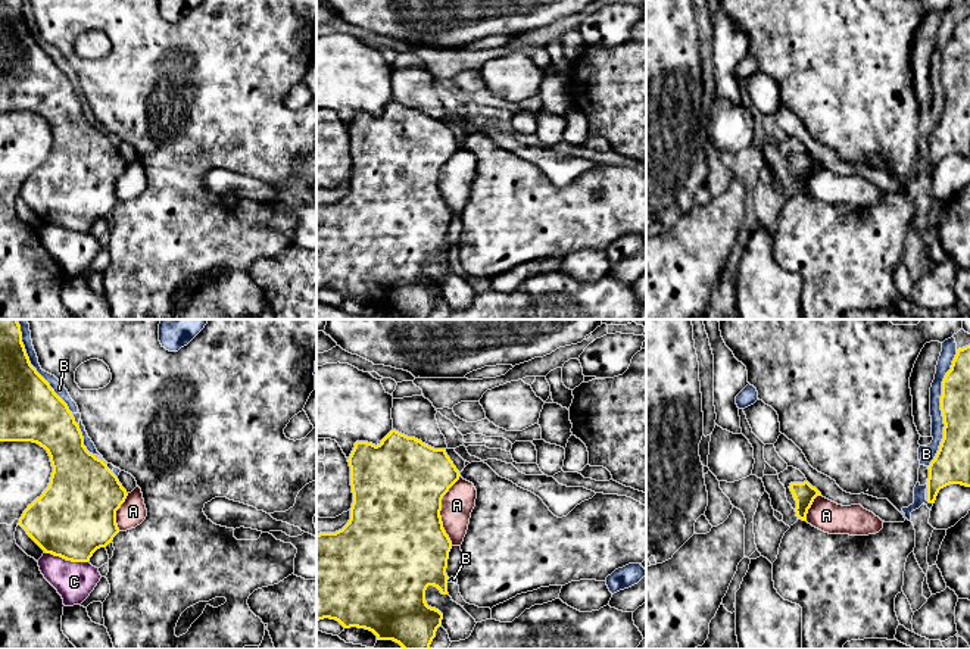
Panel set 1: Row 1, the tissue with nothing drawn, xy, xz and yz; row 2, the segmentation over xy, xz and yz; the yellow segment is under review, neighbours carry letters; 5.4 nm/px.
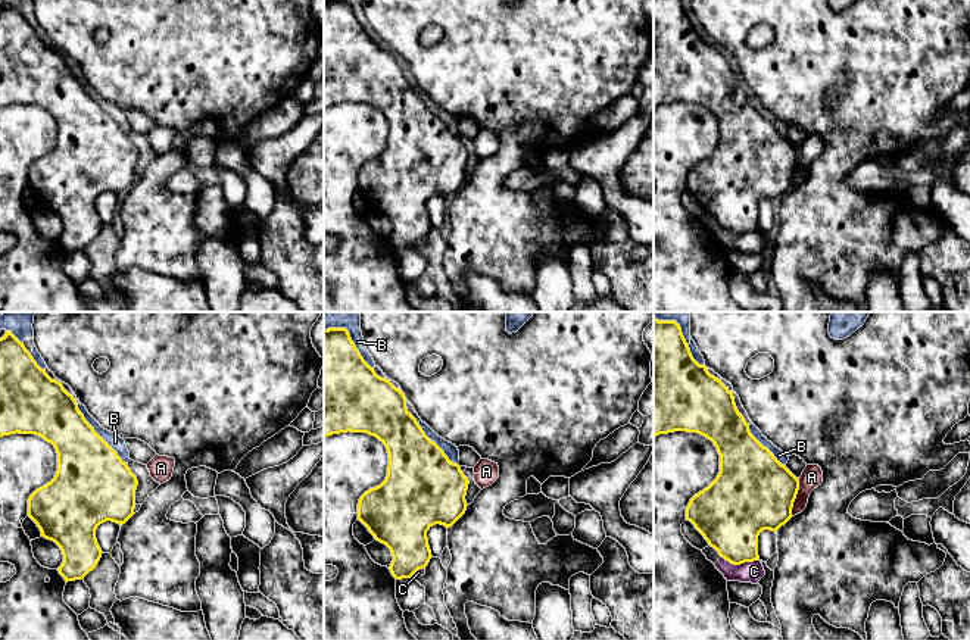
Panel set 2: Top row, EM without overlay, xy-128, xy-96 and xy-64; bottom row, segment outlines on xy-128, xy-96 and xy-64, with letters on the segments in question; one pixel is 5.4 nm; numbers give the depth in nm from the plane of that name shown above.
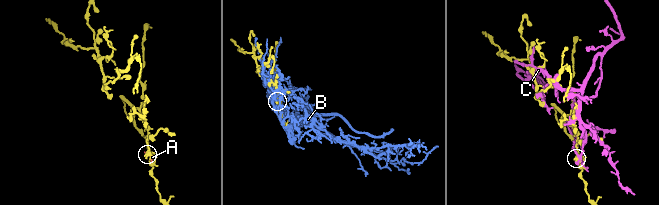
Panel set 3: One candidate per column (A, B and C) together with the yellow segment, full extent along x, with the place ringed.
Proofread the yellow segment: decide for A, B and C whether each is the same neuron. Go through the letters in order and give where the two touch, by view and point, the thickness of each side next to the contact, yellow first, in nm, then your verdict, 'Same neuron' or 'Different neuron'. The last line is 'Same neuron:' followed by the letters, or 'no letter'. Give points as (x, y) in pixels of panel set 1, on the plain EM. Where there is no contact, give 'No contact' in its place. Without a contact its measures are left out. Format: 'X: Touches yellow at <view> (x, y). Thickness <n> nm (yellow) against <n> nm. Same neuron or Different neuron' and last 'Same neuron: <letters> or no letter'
A: Touches yellow at xz (440, 180). Thickness 480 nm (yellow) against 180 nm. Different neuron
B: Touches yellow at yz (941, 80). Thickness 180 nm (yellow) against 80 nm. Different neuron
C: Touches yellow at xy (66, 230). Thickness 440 nm (yellow) against 220 nm. Different neuron
Same neuron: no letter

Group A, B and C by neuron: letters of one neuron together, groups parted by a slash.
A / B / C

